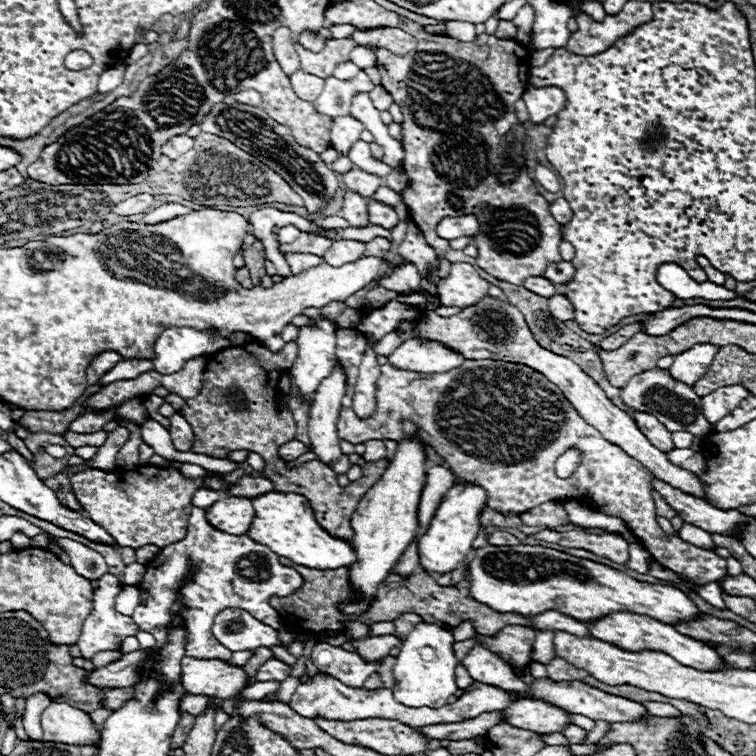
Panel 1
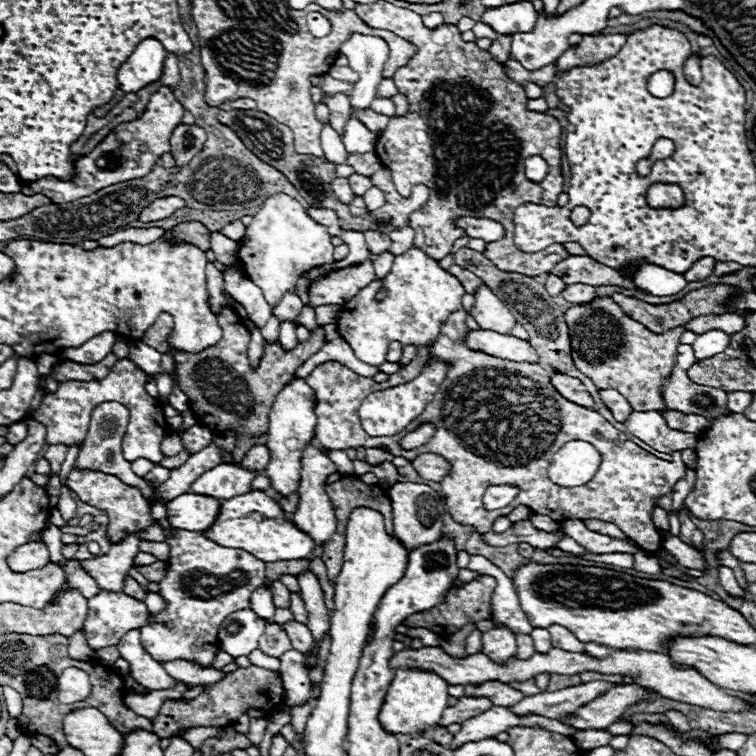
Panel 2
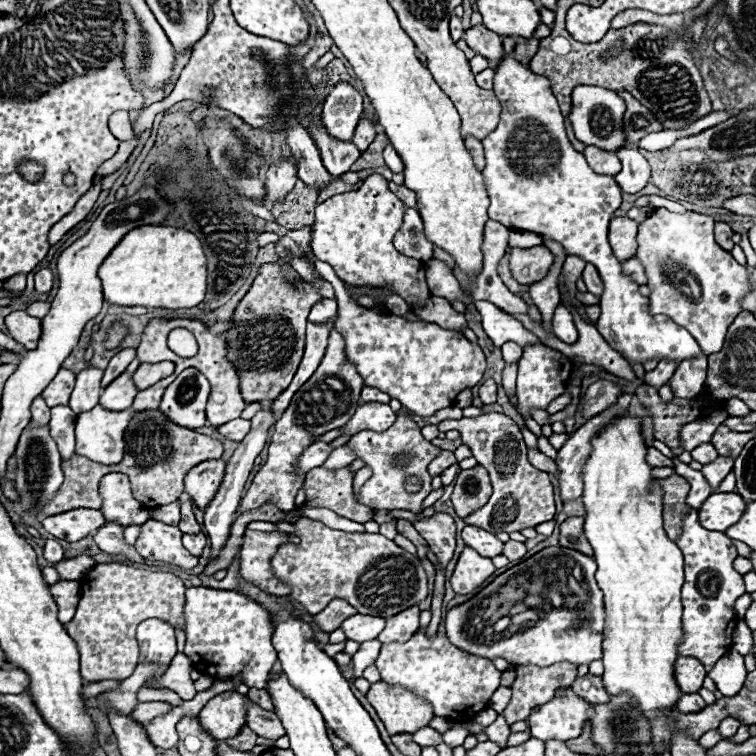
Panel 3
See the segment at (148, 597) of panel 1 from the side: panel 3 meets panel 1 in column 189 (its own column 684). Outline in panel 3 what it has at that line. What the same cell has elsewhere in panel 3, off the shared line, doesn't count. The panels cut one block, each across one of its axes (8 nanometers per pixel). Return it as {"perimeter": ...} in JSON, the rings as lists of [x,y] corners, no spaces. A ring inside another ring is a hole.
{"perimeter":[[[696,510],[684,518],[682,536],[676,540],[676,544],[684,554],[686,572],[686,582],[682,586],[684,640],[680,646],[680,656],[694,656],[706,666],[706,670],[710,670],[712,664],[716,664],[716,660],[720,660],[732,648],[732,630],[736,626],[734,602],[738,596],[746,594],[742,574],[732,568],[738,552],[732,548],[732,540],[728,540],[724,532],[704,528],[698,522]]]}

